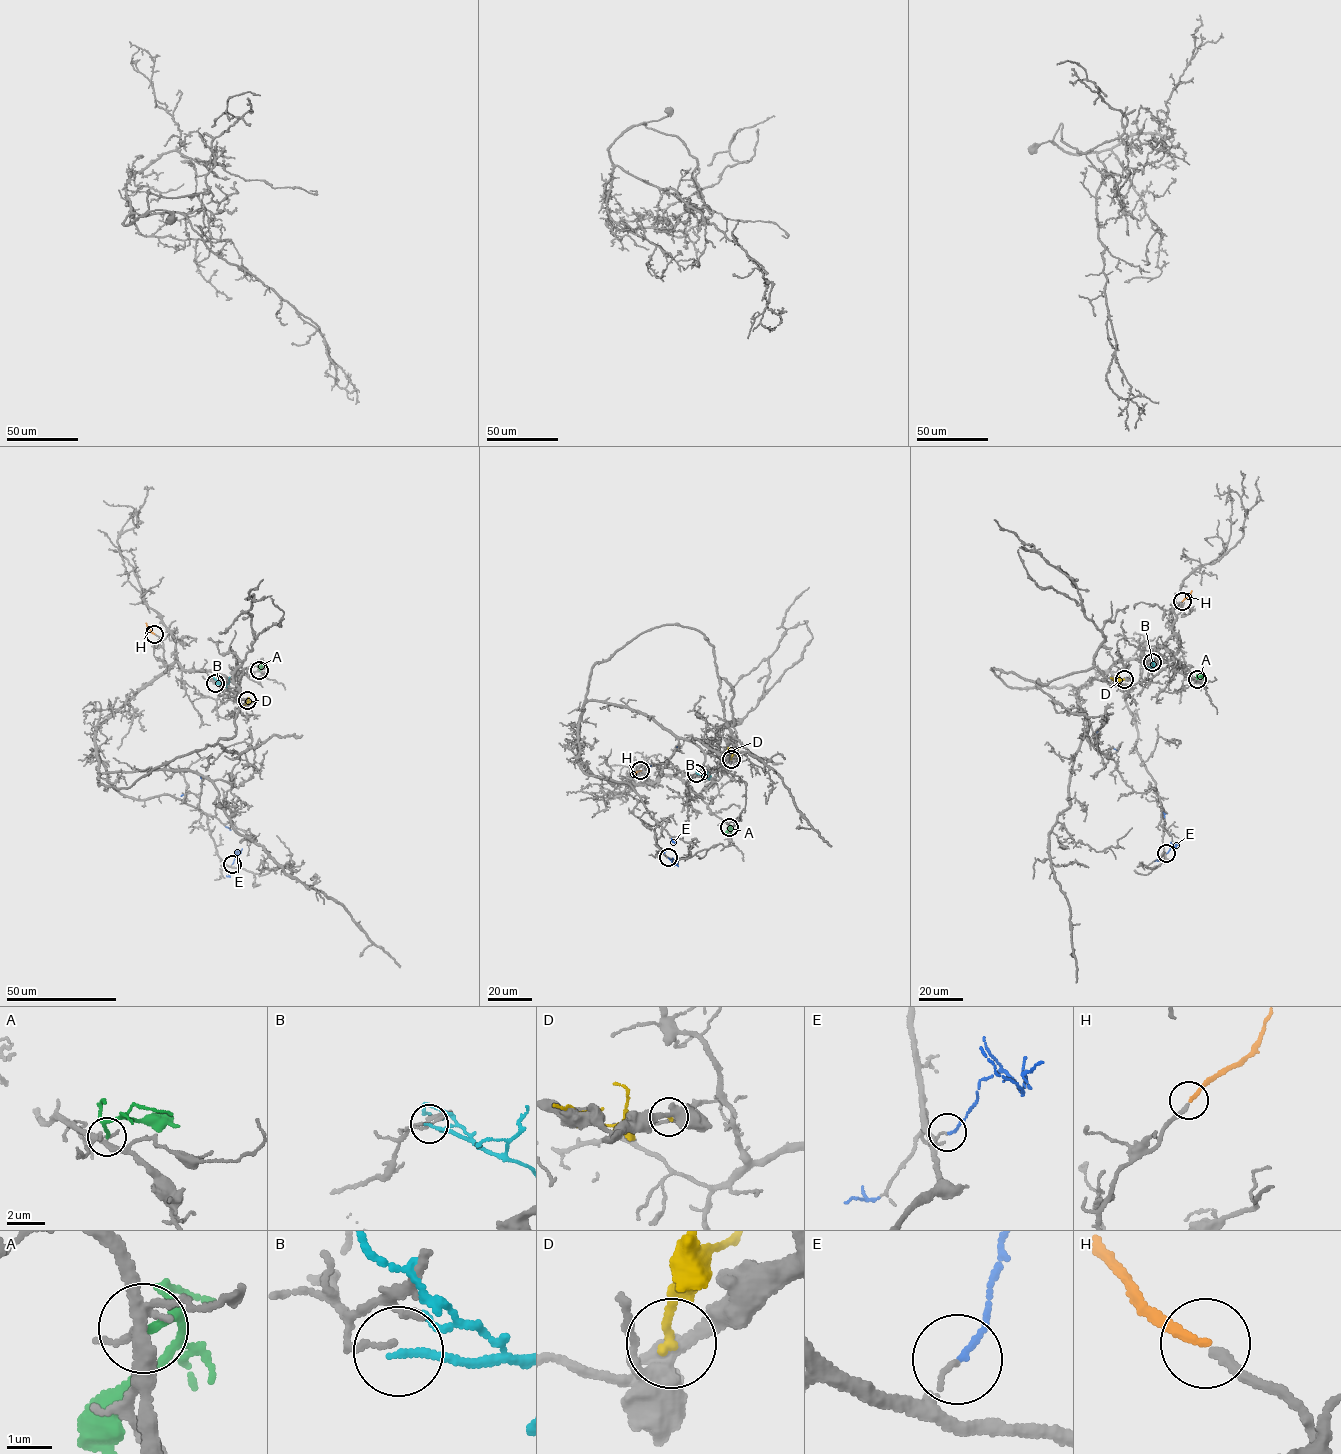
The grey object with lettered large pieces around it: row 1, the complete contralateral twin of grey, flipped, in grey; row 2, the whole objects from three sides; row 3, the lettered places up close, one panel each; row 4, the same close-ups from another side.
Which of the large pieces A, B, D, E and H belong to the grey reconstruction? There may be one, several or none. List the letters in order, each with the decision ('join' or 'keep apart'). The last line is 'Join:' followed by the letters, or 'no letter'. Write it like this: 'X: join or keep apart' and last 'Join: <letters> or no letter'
A: keep apart
B: keep apart
D: keep apart
E: keep apart
H: join
Join: H

